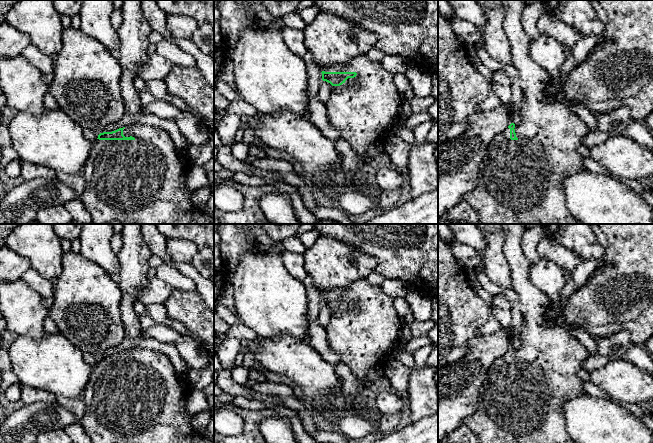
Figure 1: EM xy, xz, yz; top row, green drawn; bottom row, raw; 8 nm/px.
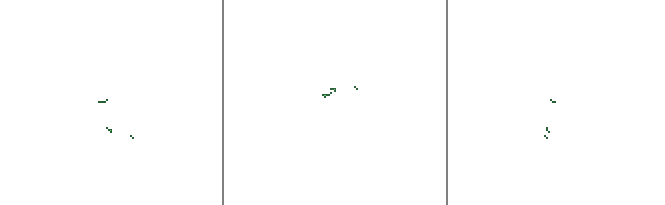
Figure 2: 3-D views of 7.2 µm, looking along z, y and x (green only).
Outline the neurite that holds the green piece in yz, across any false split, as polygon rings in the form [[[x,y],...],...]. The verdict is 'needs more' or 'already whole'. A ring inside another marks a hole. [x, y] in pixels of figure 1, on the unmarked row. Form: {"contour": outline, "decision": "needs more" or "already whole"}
{"contour": [[[501,224],[504,230],[505,242],[503,246],[504,256],[510,268],[513,290],[519,297],[520,310],[523,315],[523,326],[520,334],[522,345],[515,349],[511,347],[507,353],[498,358],[489,368],[486,377],[479,390],[478,409],[464,420],[464,424],[474,433],[479,443],[576,443],[566,431],[566,422],[564,420],[563,405],[566,401],[584,394],[583,381],[579,378],[578,372],[582,369],[583,362],[590,356],[586,348],[575,338],[573,333],[569,331],[561,322],[554,318],[548,317],[548,310],[553,305],[553,300],[546,294],[536,288],[529,279],[529,269],[531,266],[523,247],[521,246],[522,235],[525,231],[523,224]]], "decision": "needs more"}

